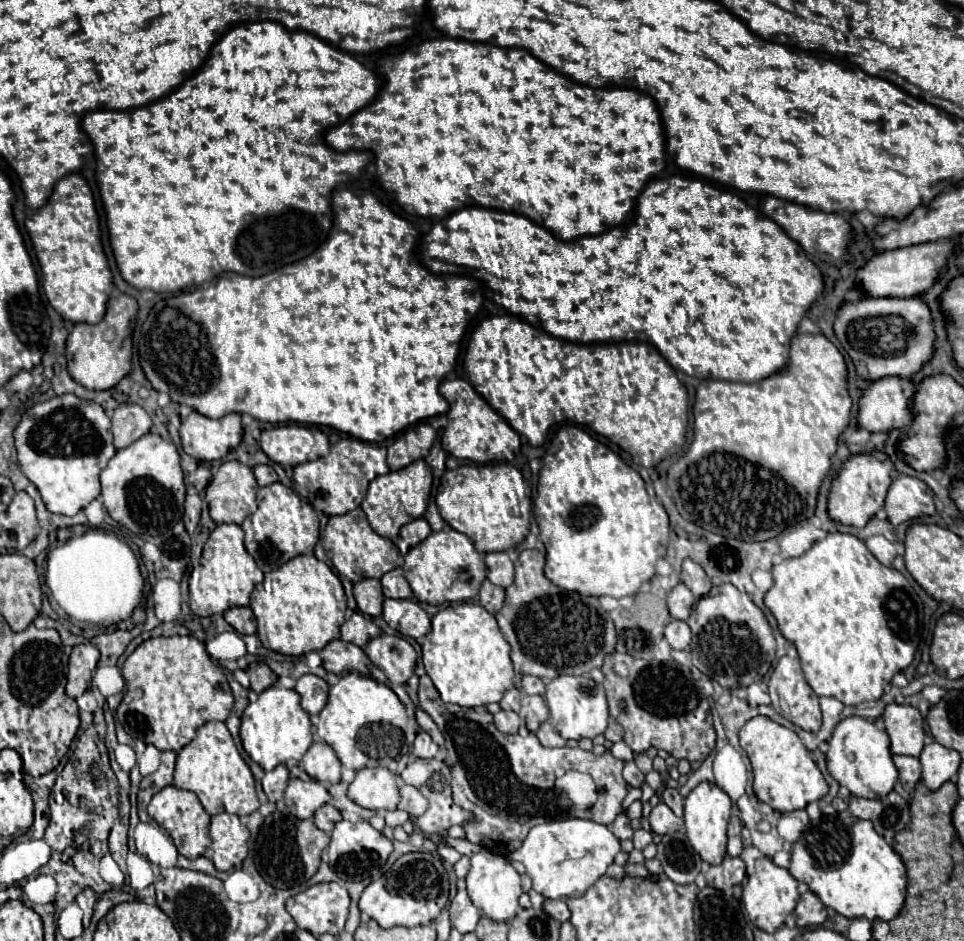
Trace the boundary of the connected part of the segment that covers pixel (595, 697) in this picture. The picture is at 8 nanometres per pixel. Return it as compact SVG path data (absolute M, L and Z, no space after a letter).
M559 675L547 683L545 701L551 711L551 721L561 733L563 739L593 739L607 729L609 721L609 707L605 689L601 683L595 683L589 677L573 677L573 675Z

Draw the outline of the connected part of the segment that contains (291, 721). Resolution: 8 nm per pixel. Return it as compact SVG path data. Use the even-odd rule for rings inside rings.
M283 687L265 689L255 703L249 703L241 715L241 743L247 755L265 771L289 761L301 759L313 743L309 715L299 705L299 693Z

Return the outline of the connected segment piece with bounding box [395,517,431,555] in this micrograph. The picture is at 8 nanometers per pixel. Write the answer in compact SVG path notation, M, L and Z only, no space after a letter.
M419 517L419 519L415 519L415 521L411 521L411 523L407 523L407 525L401 527L399 537L395 539L395 545L405 555L411 547L415 547L417 543L421 543L429 533L431 533L429 523L423 517Z

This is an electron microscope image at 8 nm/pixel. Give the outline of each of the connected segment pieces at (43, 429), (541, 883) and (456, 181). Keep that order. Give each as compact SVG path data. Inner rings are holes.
M61 395L49 401L37 403L35 407L27 409L15 429L15 447L19 467L25 477L39 489L43 503L51 513L59 515L75 515L85 509L93 499L99 497L99 473L107 467L109 459L115 455L113 435L111 435L111 421L105 415L103 407L93 401L83 401L77 395Z
M561 819L535 825L525 837L521 849L511 853L511 859L521 861L527 867L527 875L533 879L533 889L547 899L563 899L571 895L583 895L621 851L619 839L609 827L591 819Z
M429 39L419 45L413 45L397 55L385 55L377 63L381 87L373 101L373 105L359 109L351 119L343 121L337 127L331 127L325 133L325 143L333 147L335 151L373 151L375 153L375 165L377 165L377 179L381 187L395 199L407 213L421 215L421 217L447 217L453 211L459 211L463 207L487 207L487 209L499 209L499 211L515 211L517 215L527 215L533 223L539 223L539 227L547 227L555 237L559 239L577 239L583 235L597 235L603 233L623 221L629 221L633 217L635 201L639 197L639 191L643 191L645 183L651 181L657 173L665 167L665 137L661 127L661 117L657 111L655 101L635 89L591 89L581 83L573 83L565 75L557 73L553 67L547 67L545 63L539 63L527 49L519 47L495 47L489 43L469 43L461 39Z

